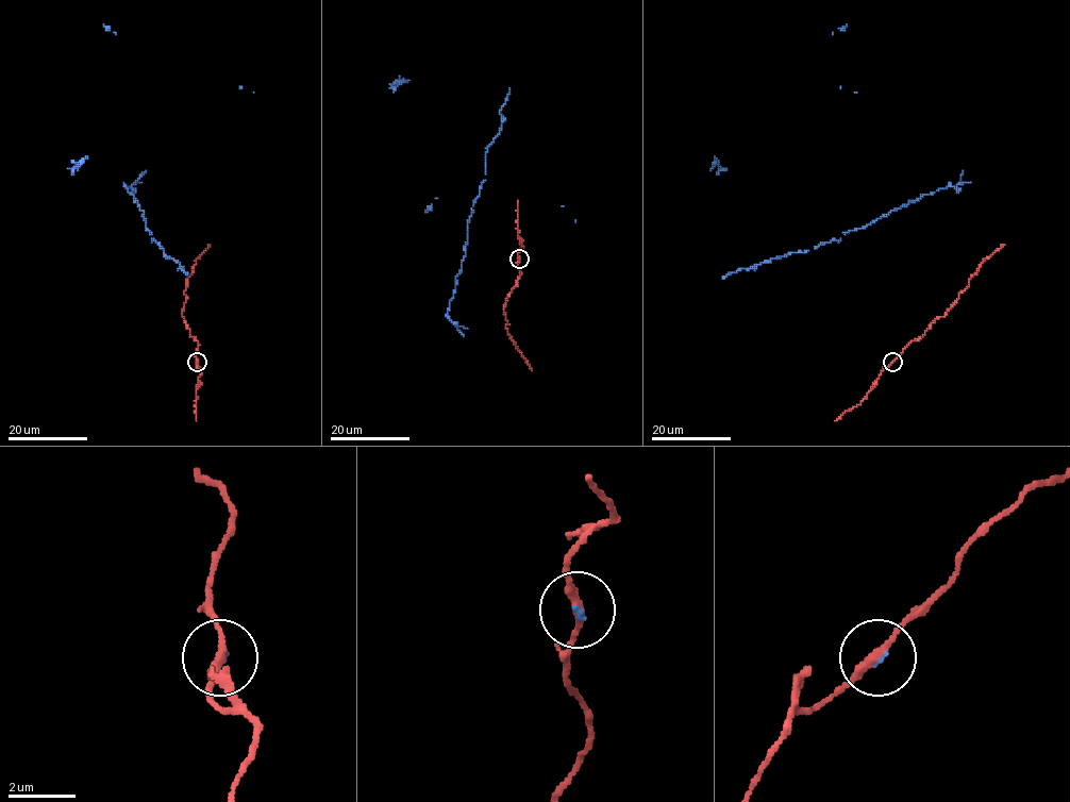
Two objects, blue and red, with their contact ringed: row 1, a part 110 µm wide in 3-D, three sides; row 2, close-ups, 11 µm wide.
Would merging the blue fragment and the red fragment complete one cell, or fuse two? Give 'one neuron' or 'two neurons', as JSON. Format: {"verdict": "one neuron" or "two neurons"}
{"verdict": "one neuron"}

